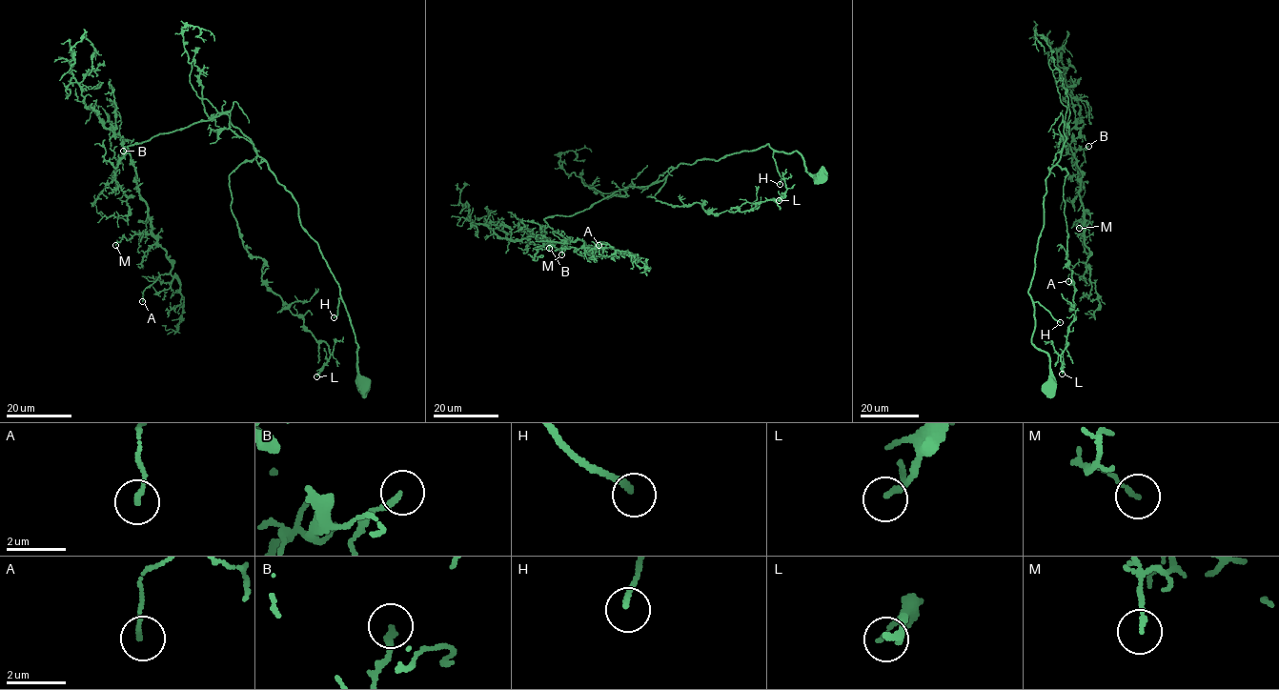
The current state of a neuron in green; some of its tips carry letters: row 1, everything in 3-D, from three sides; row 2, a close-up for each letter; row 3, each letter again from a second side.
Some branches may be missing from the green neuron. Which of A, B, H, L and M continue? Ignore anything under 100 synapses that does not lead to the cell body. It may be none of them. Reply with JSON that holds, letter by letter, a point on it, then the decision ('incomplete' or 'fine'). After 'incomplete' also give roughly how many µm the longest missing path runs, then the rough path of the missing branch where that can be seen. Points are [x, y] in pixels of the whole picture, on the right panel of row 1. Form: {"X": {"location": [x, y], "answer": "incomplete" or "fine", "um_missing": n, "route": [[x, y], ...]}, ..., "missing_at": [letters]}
{"A": {"location": [1068, 281], "answer": "fine"}, "B": {"location": [1088, 146], "answer": "fine"}, "H": {"location": [1060, 322], "answer": "incomplete", "um_missing": 130}, "L": {"location": [1062, 374], "answer": "fine"}, "M": {"location": [1079, 228], "answer": "fine"}, "missing_at": ["H"]}

